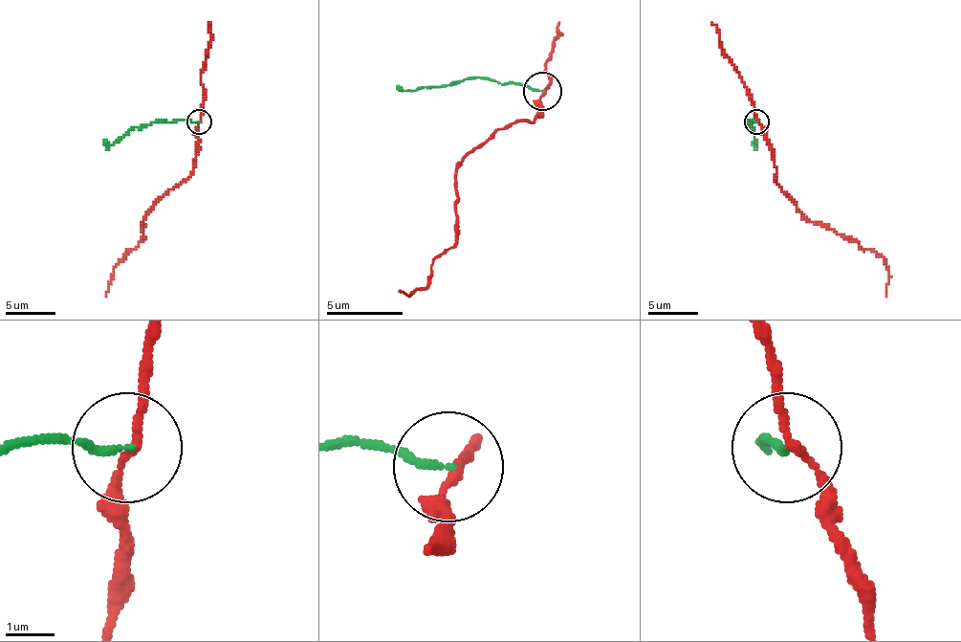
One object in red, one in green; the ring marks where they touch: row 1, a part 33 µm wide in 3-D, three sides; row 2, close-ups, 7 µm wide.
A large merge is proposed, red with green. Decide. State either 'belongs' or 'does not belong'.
does not belong

